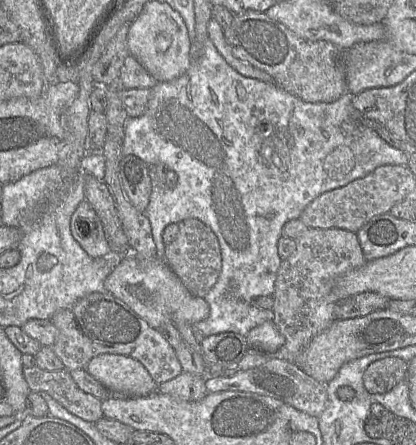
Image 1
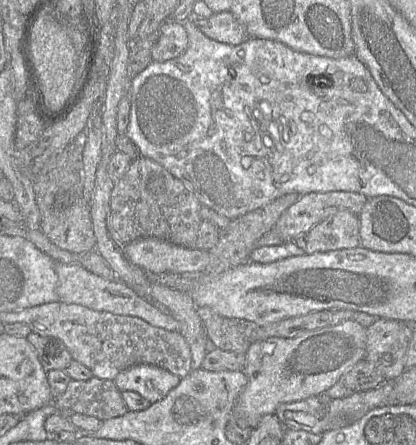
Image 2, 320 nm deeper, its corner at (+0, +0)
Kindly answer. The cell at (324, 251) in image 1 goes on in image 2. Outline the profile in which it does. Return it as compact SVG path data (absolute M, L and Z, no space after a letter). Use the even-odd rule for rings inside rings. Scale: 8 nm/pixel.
M340 210L306 233L305 253L328 252L360 246L359 215Z

